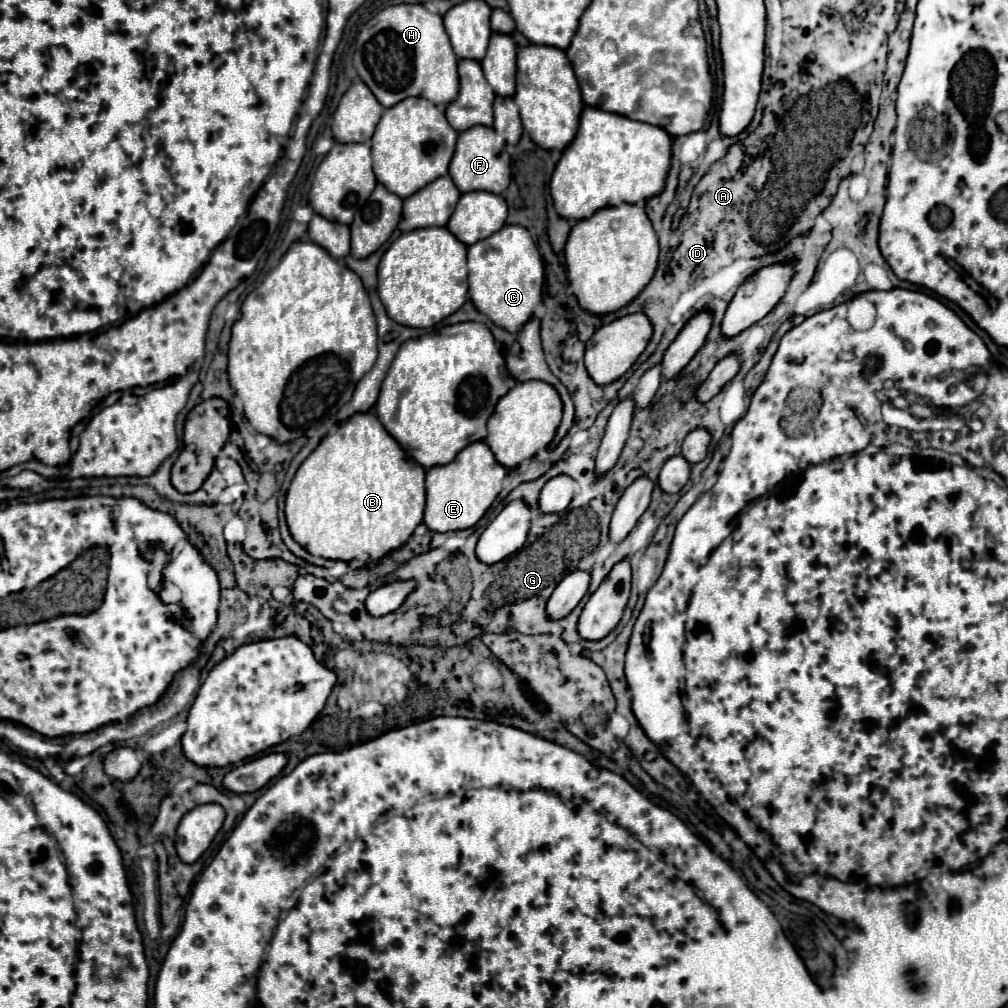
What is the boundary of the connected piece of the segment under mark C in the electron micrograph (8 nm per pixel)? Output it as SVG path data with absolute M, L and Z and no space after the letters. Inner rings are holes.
M505 224L501 230L475 242L467 250L471 302L497 326L517 332L541 302L543 288L543 262L527 228L519 224Z

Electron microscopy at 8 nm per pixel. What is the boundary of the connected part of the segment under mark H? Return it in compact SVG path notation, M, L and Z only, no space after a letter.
M421 4L389 6L369 20L357 36L353 66L385 108L409 96L423 96L435 106L445 106L459 92L457 58L443 30L443 18Z

